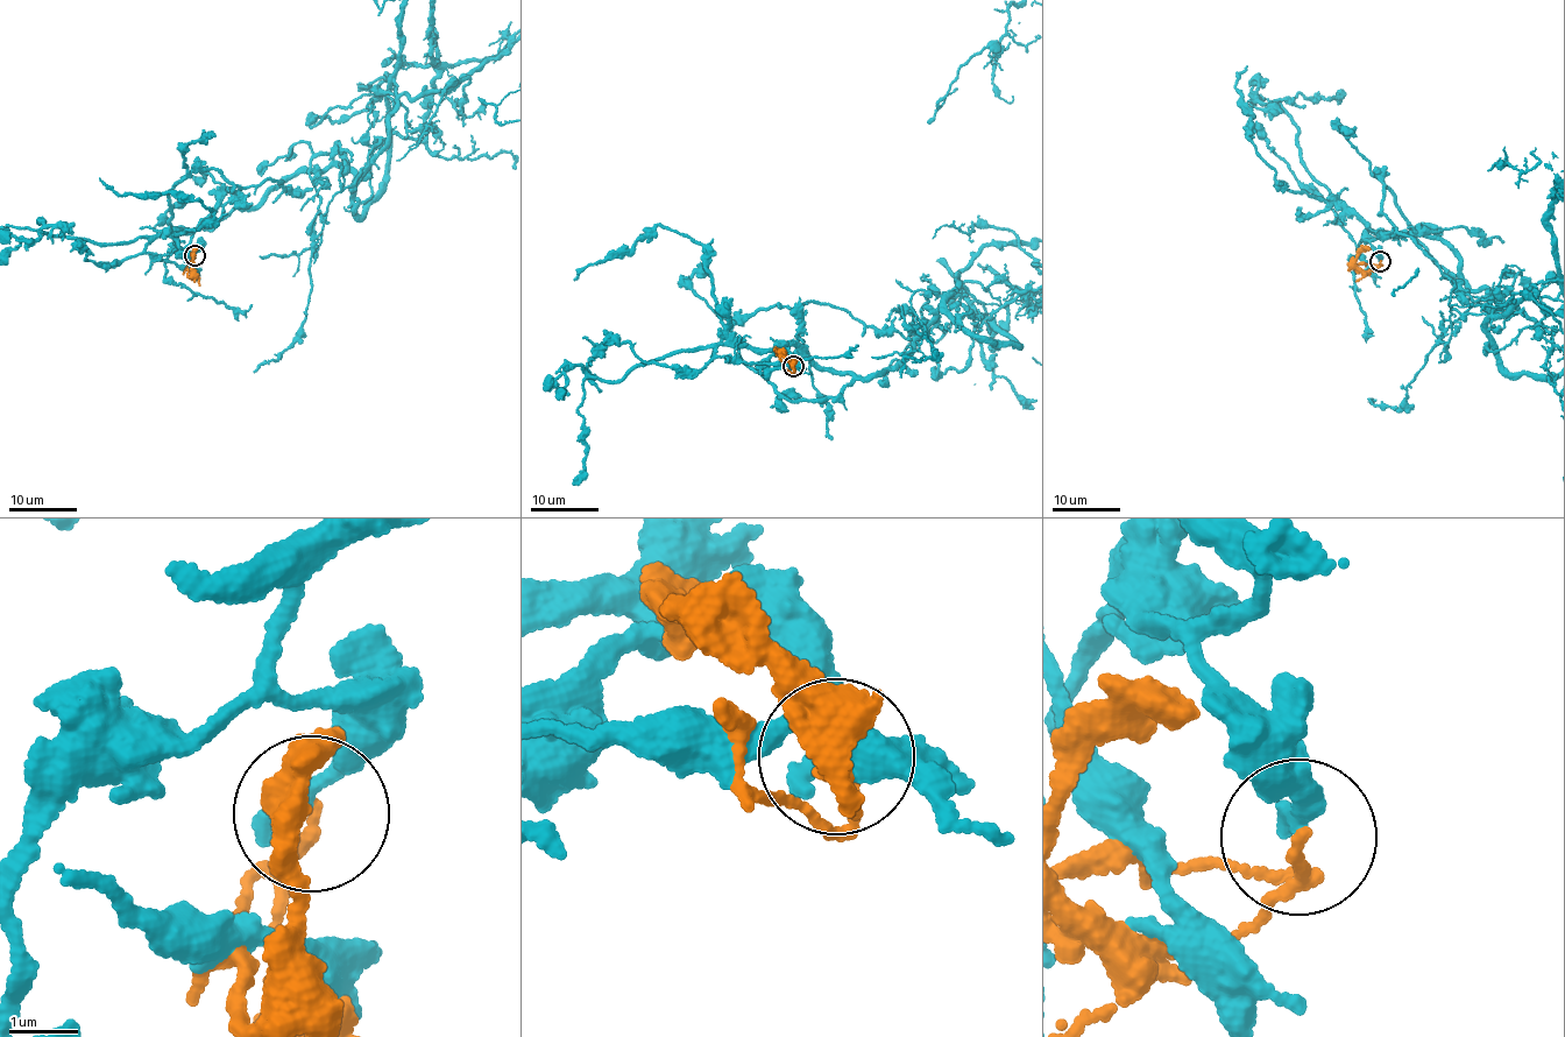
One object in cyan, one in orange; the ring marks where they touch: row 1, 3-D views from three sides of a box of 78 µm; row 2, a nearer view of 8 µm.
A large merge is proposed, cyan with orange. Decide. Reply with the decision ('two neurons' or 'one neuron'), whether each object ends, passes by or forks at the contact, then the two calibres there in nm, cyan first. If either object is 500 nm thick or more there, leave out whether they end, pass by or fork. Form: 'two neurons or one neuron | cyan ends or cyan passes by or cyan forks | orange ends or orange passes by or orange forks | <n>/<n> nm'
two neurons | cyan ends | orange ends | 280/160 nm

